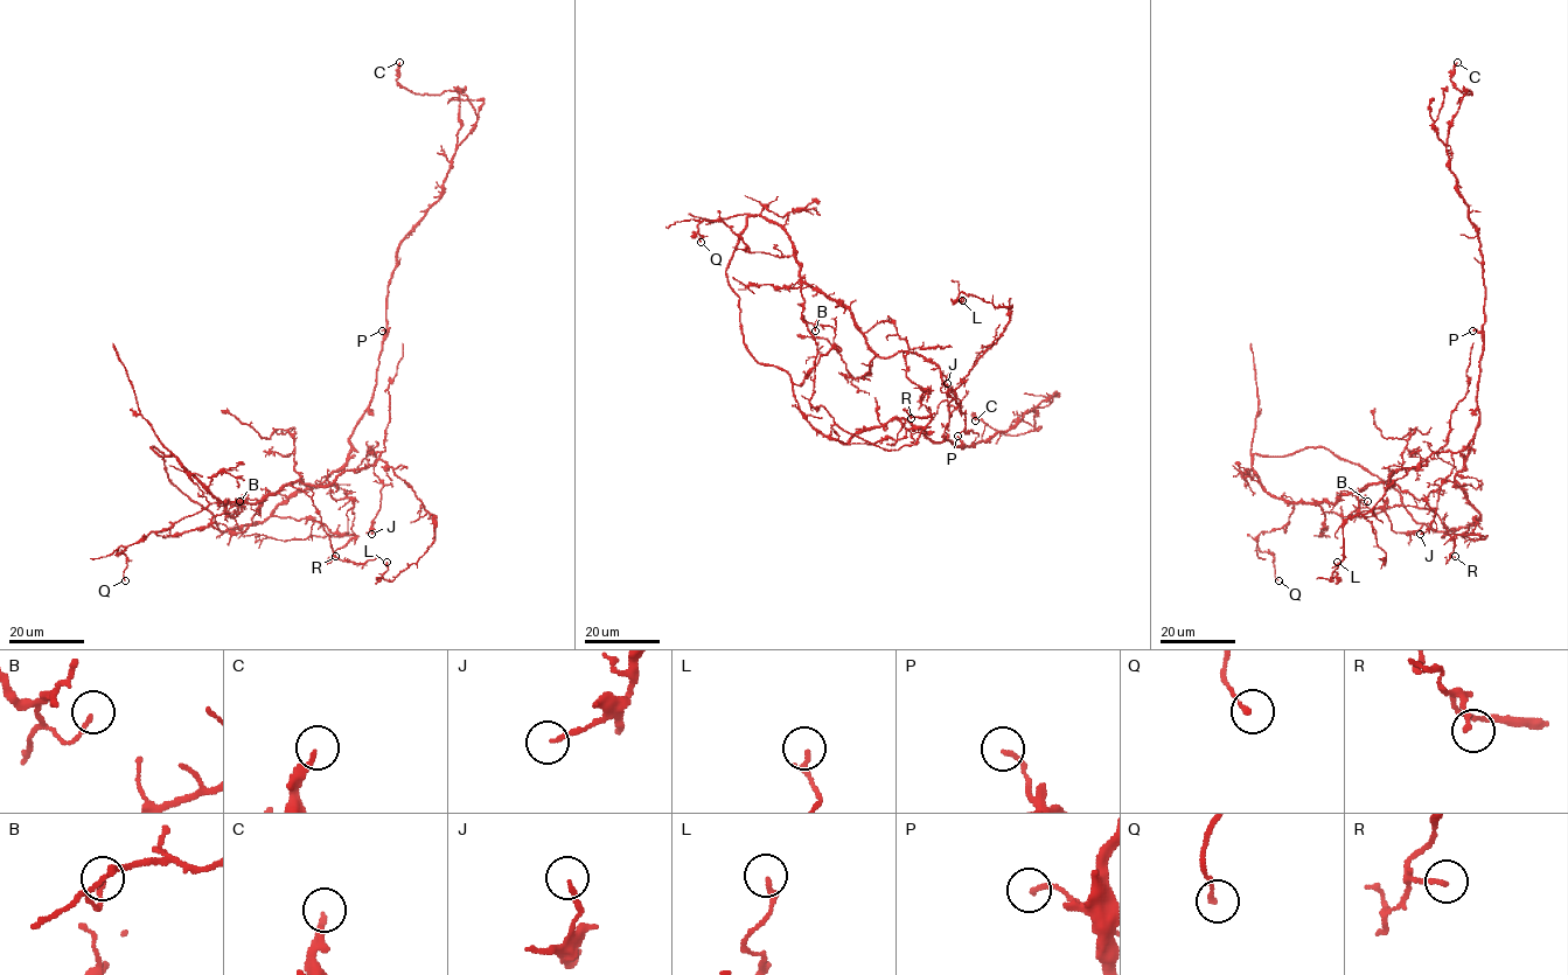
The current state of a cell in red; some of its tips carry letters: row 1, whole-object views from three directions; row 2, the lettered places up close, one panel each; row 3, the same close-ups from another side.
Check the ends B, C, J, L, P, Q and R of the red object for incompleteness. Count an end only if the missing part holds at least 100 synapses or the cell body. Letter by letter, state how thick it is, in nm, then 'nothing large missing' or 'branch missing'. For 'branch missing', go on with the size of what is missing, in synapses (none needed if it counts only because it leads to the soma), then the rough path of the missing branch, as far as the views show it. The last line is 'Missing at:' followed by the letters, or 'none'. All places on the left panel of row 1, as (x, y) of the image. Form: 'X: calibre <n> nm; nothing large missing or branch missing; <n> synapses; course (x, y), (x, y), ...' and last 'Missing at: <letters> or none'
B: calibre 110 nm; nothing large missing
C: calibre 200 nm; nothing large missing
J: calibre 140 nm; nothing large missing
L: calibre 180 nm; nothing large missing
P: calibre 150 nm; nothing large missing
Q: calibre 160 nm; nothing large missing
R: calibre 150 nm; nothing large missing
Missing at: none

